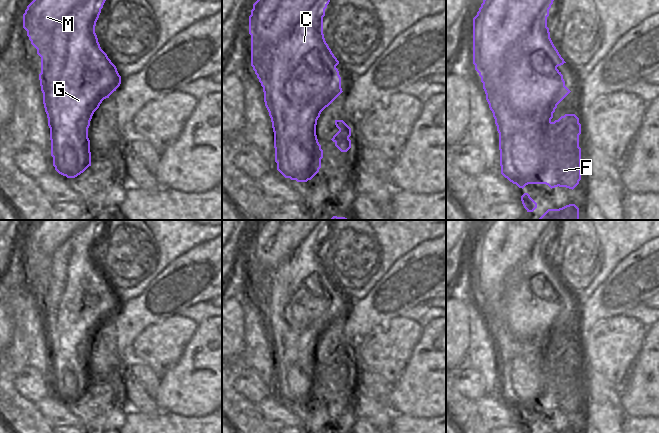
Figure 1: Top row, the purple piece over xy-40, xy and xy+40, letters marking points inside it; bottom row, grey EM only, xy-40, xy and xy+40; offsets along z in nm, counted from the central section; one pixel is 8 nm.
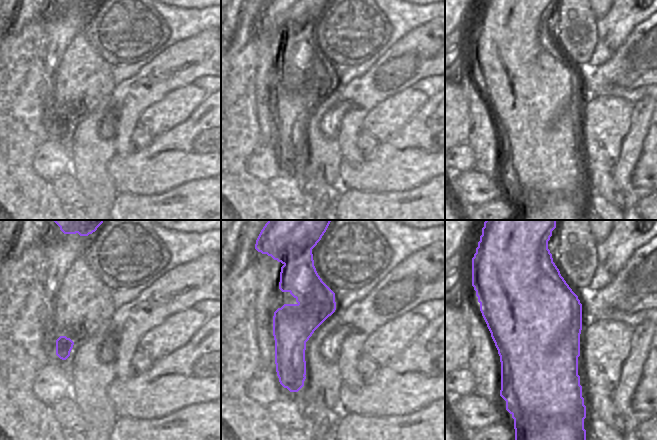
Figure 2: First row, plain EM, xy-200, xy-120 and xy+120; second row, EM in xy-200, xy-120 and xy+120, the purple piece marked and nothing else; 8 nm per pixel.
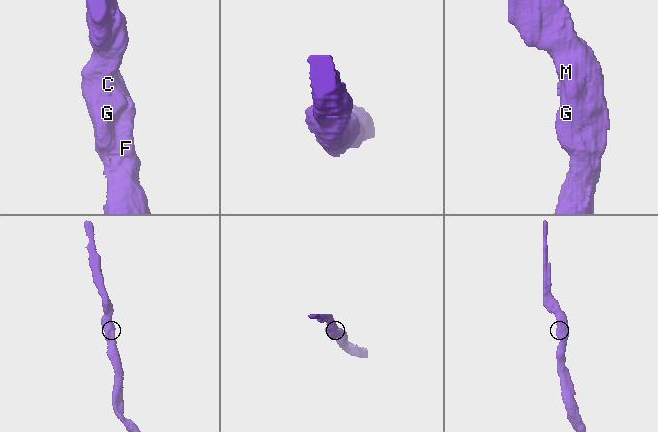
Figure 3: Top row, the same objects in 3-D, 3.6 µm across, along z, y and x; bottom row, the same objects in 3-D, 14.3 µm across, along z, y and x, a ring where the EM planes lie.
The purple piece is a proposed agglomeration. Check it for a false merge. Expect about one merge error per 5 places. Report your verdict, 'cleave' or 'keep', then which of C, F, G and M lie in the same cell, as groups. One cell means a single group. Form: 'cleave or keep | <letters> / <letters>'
keep | C F G M

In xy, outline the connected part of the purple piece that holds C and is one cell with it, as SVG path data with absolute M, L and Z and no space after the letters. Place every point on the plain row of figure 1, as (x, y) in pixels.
M259 220L259 223L253 228L251 239L249 240L249 258L251 259L251 290L263 311L264 326L269 336L274 356L275 386L277 394L285 401L297 406L307 406L311 404L321 392L321 383L323 374L318 366L316 359L317 344L321 336L328 331L343 315L341 312L341 301L336 290L339 285L332 277L325 265L323 258L323 241L325 233L332 220Z

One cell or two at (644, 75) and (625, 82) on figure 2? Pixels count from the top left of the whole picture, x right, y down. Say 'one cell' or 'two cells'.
one cell

